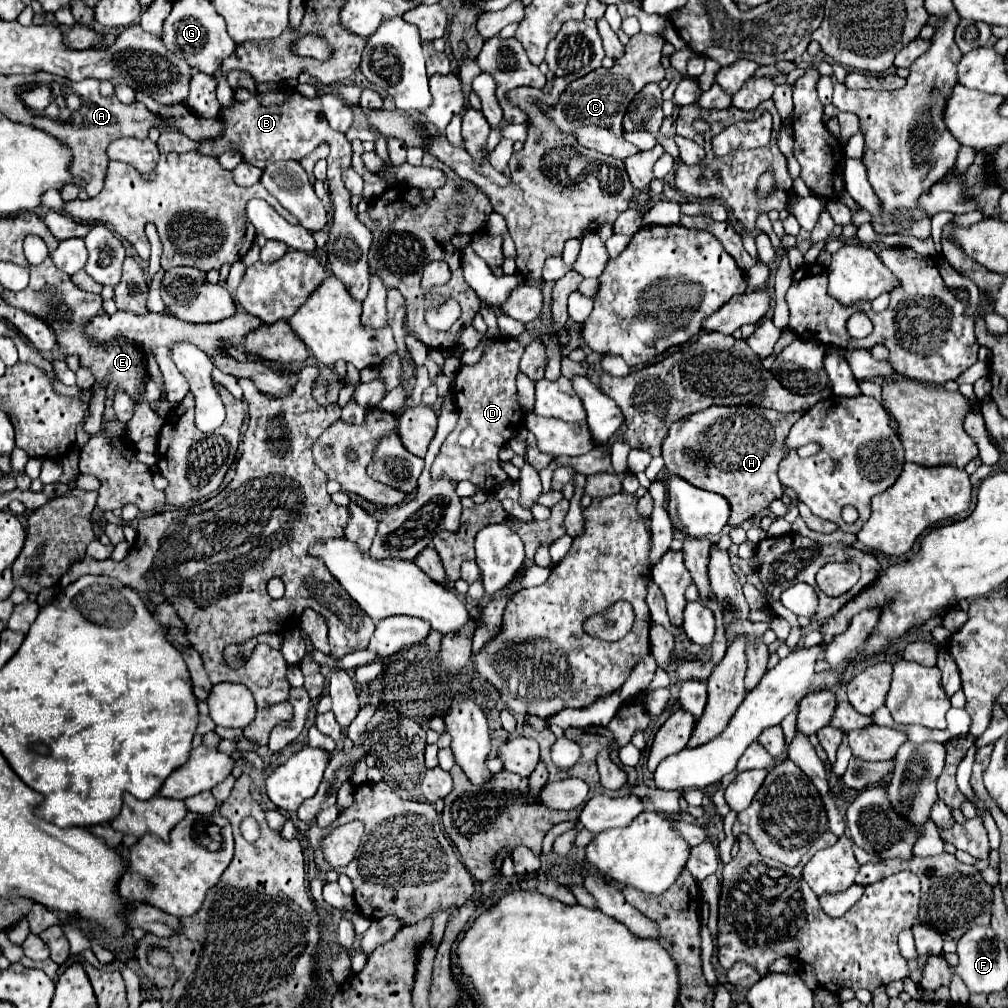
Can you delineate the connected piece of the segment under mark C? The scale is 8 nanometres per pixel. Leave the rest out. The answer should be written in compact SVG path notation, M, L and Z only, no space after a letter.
M638 32L626 44L624 56L620 60L616 60L610 70L606 70L606 68L604 68L604 72L594 70L594 72L570 82L570 86L558 98L556 106L546 106L540 102L538 104L540 110L550 116L552 124L560 132L574 134L574 138L586 148L592 148L596 152L614 156L620 160L640 152L636 146L632 146L630 142L624 140L622 120L624 120L624 114L626 114L632 98L646 84L664 80L664 66L660 64L664 44L666 44L666 40L662 36Z

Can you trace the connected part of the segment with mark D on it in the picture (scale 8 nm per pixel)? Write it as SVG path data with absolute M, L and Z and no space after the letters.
M496 338L496 342L486 348L480 362L462 366L454 382L454 402L458 406L458 424L448 434L440 446L440 454L434 466L454 480L470 480L478 492L492 492L494 486L508 480L506 472L500 468L498 450L520 430L524 412L518 406L516 396L516 374L524 346L512 342L510 338Z

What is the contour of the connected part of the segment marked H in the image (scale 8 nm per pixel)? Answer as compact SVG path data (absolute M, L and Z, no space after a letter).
M710 406L702 412L690 414L680 428L678 422L670 426L662 446L666 470L696 488L728 498L732 506L728 524L738 526L768 508L772 500L784 496L776 470L784 454L784 438L802 414L804 412L784 416L758 406Z

